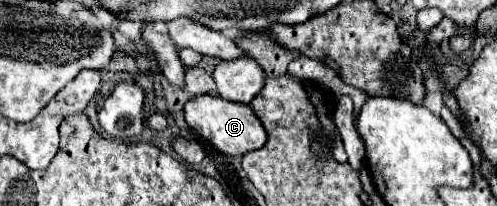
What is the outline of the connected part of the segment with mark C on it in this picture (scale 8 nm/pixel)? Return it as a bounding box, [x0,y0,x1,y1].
[185,95,267,155]

